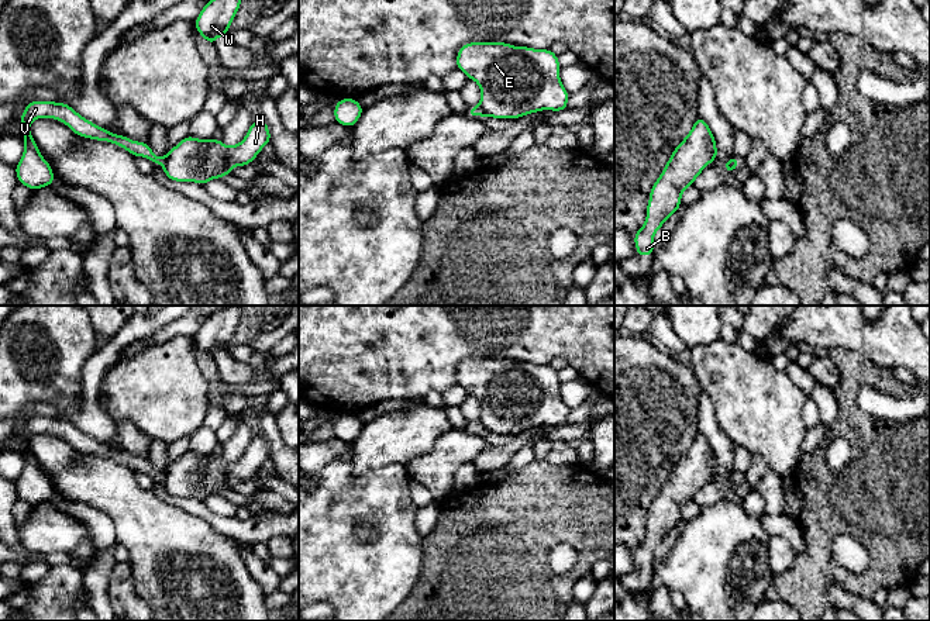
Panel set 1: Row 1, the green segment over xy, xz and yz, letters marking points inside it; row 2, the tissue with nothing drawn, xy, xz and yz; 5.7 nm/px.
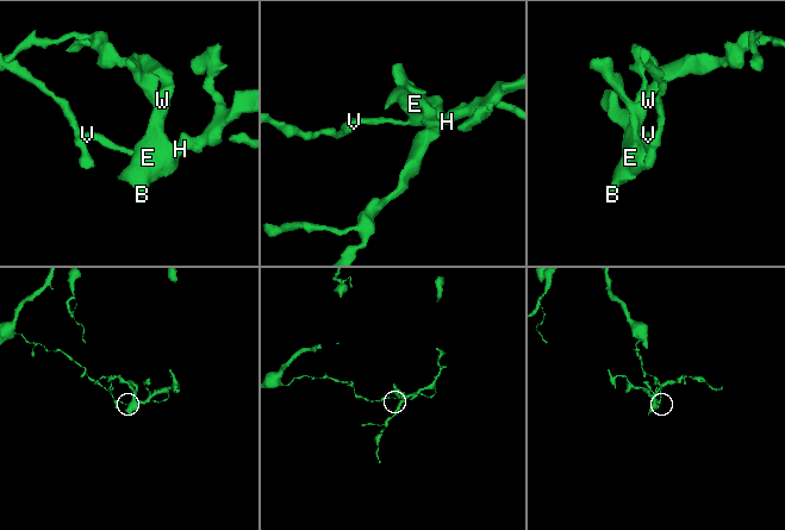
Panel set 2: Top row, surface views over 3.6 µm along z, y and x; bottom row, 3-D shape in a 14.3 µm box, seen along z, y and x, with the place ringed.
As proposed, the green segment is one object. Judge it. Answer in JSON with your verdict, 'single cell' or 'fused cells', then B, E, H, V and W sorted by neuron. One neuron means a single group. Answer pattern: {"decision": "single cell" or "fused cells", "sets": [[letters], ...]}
{"decision": "fused cells", "sets": [["B", "E", "H", "W"], ["V"]]}

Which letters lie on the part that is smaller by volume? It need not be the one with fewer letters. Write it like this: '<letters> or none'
B, E, H, W

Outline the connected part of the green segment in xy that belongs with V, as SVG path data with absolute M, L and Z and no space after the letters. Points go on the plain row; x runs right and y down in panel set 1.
M35 415L25 420L24 428L18 435L25 442L25 446L21 451L25 463L20 477L16 480L18 498L34 507L45 501L52 501L55 497L52 483L41 470L30 445L34 435L44 432L63 438L82 453L113 458L114 460L127 465L134 473L144 472L154 480L159 479L163 482L165 479L165 473L156 472L147 458L132 456L125 451L117 451L108 445L100 444L82 432L66 418Z

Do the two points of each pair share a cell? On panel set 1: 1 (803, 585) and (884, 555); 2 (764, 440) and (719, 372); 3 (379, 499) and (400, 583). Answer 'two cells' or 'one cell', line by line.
1: one cell
2: one cell
3: one cell

